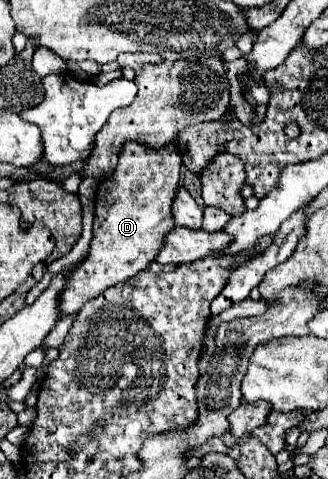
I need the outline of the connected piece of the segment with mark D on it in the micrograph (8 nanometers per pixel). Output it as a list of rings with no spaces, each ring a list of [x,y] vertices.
[[[135,140],[125,142],[125,146],[121,148],[121,154],[119,154],[117,170],[99,184],[97,200],[95,200],[93,242],[91,242],[87,258],[81,260],[77,264],[77,268],[71,272],[67,286],[61,294],[61,314],[63,316],[79,312],[87,300],[93,300],[107,288],[133,278],[135,274],[145,270],[157,258],[157,254],[165,242],[165,234],[169,230],[173,230],[173,226],[175,226],[173,214],[171,214],[171,204],[181,186],[181,166],[183,166],[181,154],[171,142],[169,142],[169,146],[161,146],[161,148],[145,146]]]

